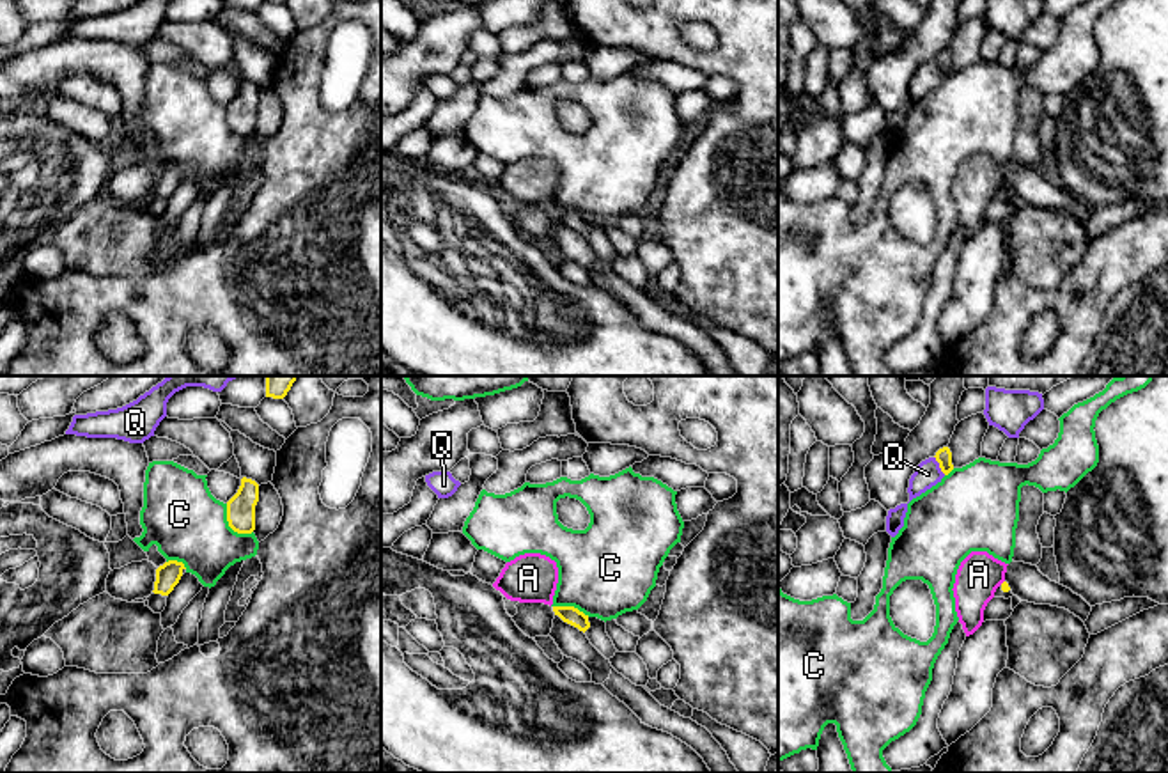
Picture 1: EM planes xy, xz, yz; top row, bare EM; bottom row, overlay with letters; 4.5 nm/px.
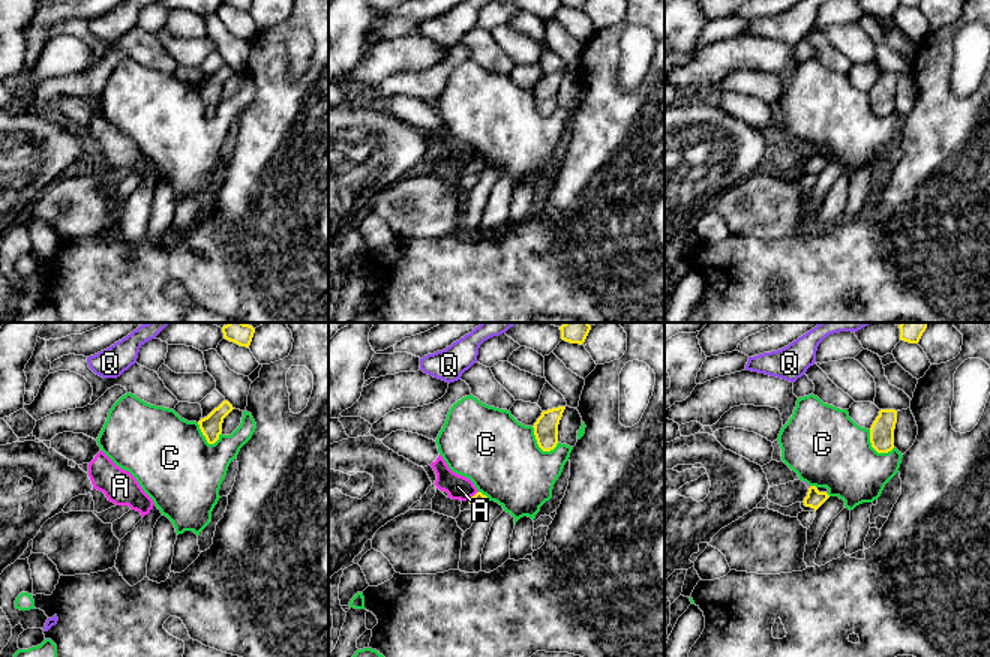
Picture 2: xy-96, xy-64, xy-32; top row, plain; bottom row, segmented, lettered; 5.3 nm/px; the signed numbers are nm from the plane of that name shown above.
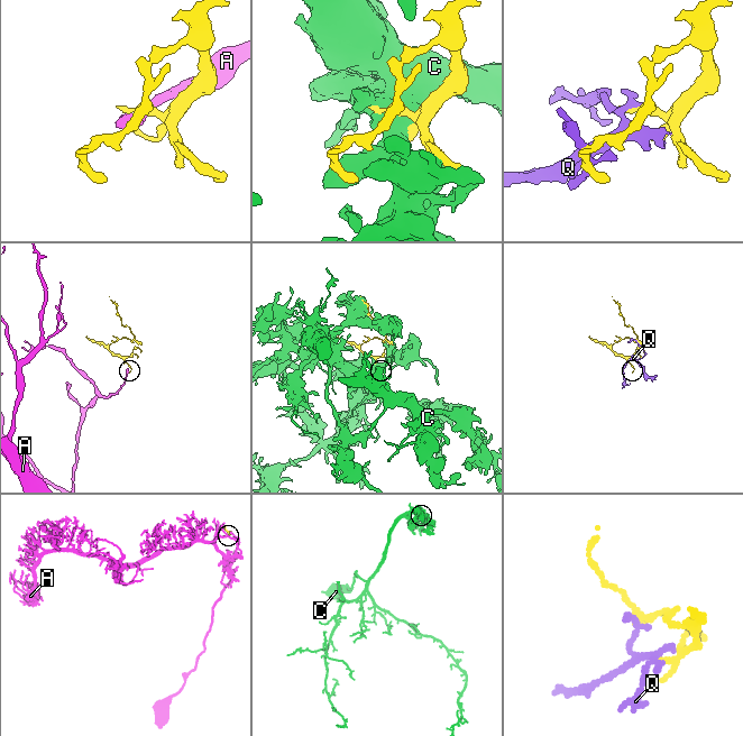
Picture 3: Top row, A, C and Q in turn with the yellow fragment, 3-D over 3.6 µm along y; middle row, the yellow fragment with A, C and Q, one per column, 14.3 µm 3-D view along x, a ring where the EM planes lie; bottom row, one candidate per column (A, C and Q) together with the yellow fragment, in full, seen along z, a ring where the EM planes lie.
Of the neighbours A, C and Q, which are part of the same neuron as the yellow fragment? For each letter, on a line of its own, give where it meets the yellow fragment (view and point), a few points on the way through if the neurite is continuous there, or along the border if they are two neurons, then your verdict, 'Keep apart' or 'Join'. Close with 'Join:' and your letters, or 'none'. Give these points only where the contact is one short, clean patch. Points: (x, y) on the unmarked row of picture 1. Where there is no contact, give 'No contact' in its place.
A: No contact. Keep apart
C: Touches yellow at xy (229, 128). Keep apart
Q: Touches yellow at yz (940, 68). Keep apart
Join: none

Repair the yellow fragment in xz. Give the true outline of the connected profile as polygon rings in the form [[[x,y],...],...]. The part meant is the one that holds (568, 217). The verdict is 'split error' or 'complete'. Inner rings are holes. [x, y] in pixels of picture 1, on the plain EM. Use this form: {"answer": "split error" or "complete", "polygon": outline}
{"answer": "complete", "polygon": [[[553,209],[555,218],[558,218],[564,225],[578,230],[580,234],[587,234],[590,230],[588,218],[580,215],[574,209]]]}

